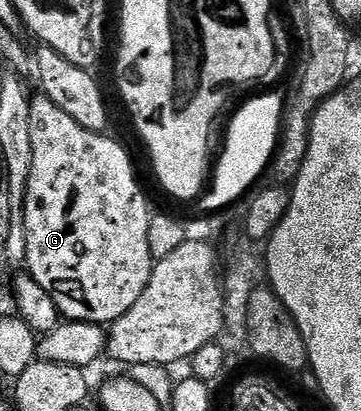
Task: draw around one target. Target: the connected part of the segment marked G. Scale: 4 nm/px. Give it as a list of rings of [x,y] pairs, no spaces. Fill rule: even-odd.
[[[44,95],[31,97],[31,134],[33,135],[33,171],[29,175],[29,183],[25,191],[25,236],[28,240],[28,251],[25,269],[32,279],[36,280],[49,293],[60,314],[68,321],[88,321],[94,325],[106,326],[114,323],[118,317],[125,315],[133,303],[145,291],[151,278],[153,258],[149,251],[149,219],[153,212],[152,206],[147,206],[147,197],[139,186],[139,177],[135,174],[135,165],[131,157],[109,137],[106,132],[94,133],[86,130],[76,119],[67,115],[56,103]]]

